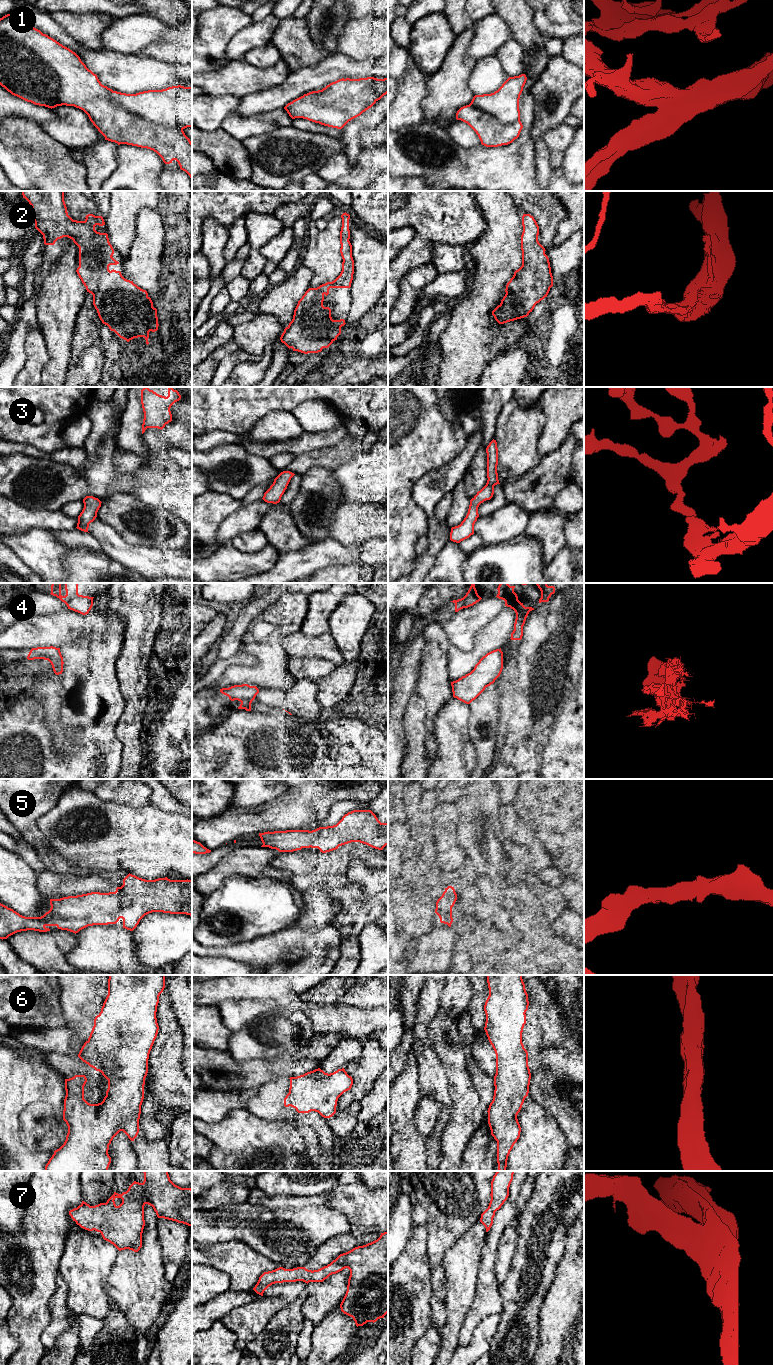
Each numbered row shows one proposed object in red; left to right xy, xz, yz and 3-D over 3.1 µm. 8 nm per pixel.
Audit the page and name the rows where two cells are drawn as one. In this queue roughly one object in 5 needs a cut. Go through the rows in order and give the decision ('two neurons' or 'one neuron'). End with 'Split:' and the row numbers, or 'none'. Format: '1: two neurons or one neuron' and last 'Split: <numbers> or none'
1: one neuron
2: one neuron
3: one neuron
4: two neurons
5: one neuron
6: one neuron
7: one neuron
Split: 4

